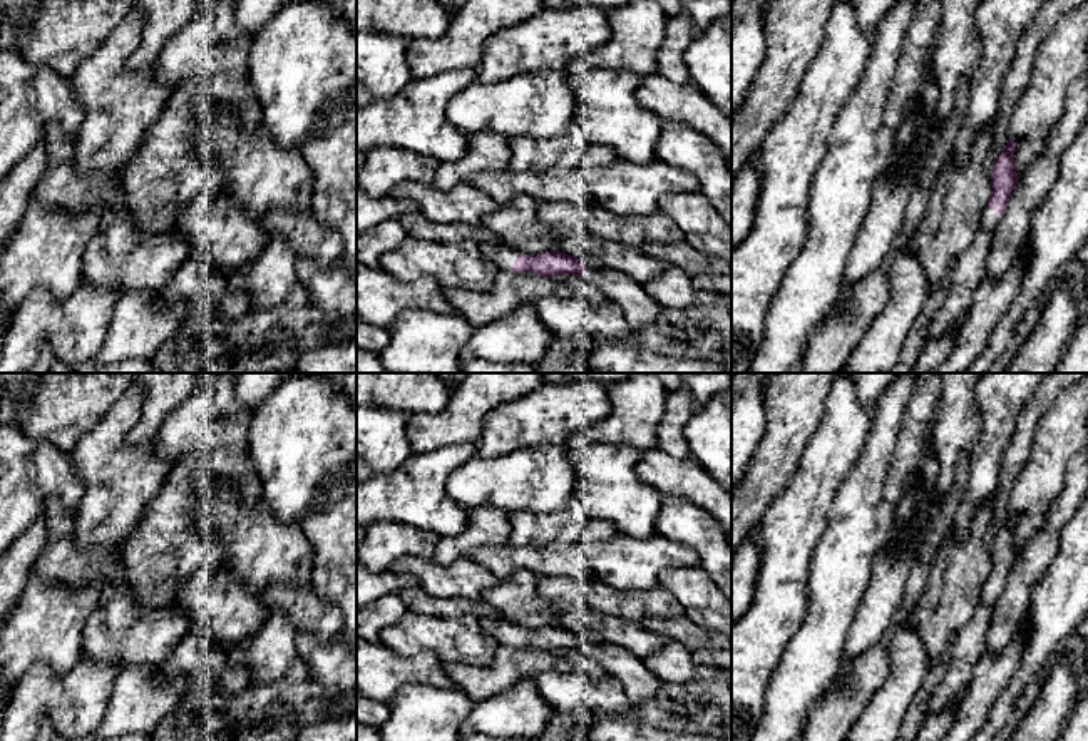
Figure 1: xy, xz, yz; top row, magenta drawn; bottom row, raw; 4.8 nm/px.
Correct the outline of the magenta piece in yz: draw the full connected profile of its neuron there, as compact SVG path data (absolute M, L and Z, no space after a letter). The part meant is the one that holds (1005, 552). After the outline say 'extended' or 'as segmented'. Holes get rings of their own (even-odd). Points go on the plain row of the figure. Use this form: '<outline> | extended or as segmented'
M1009 515L996 534L991 549L993 569L981 590L973 619L957 632L951 644L947 672L931 694L927 716L942 713L954 704L956 696L966 691L974 666L986 654L986 634L996 602L1019 555L1014 542L1016 520L1018 517Z | extended

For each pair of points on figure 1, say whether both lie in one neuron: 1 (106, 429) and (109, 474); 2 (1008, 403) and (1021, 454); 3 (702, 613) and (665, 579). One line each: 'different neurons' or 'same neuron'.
1: same neuron
2: different neurons
3: same neuron

